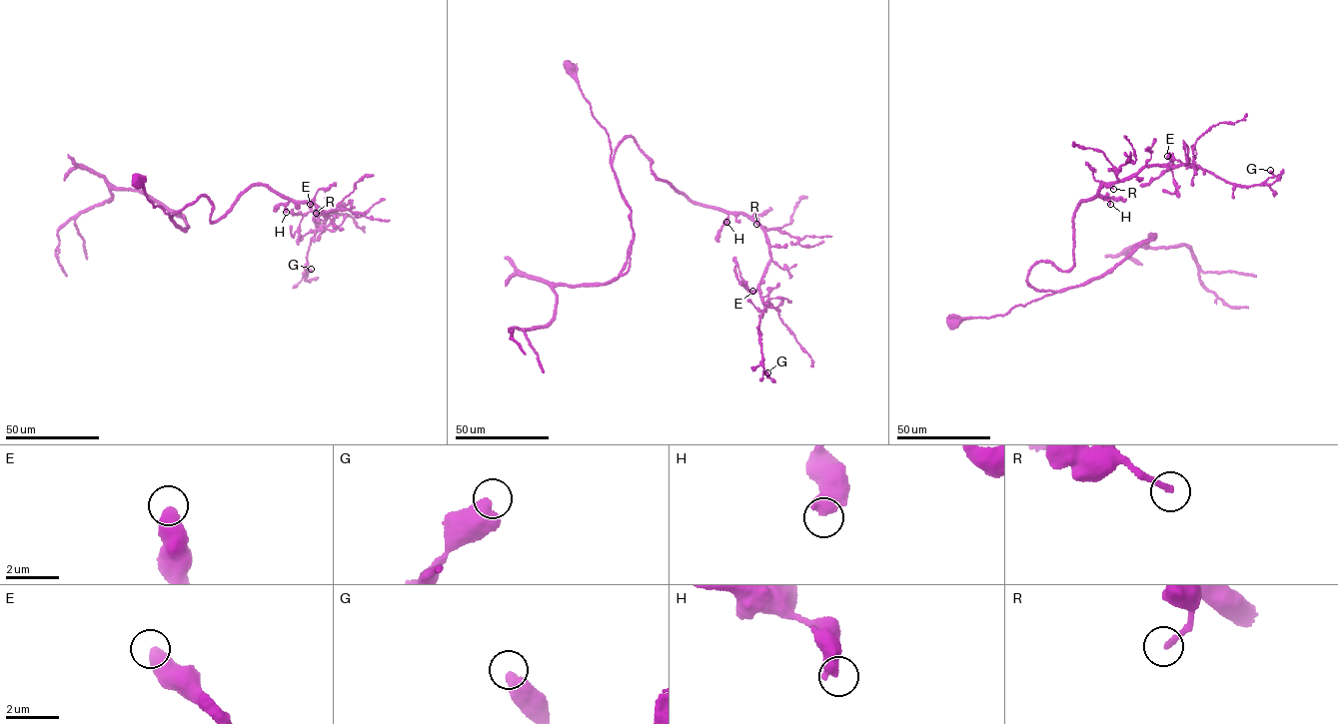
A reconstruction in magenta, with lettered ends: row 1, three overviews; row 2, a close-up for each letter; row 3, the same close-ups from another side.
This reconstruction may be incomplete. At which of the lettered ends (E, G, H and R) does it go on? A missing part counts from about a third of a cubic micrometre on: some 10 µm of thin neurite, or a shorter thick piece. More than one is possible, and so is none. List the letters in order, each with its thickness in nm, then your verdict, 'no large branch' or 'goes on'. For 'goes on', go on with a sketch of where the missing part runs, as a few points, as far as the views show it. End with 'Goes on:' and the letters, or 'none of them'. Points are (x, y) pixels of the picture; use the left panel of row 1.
E: calibre 550 nm; no large branch
G: calibre 550 nm; no large branch
H: calibre 550 nm; no large branch
R: calibre 200 nm; goes on
Goes on: R

